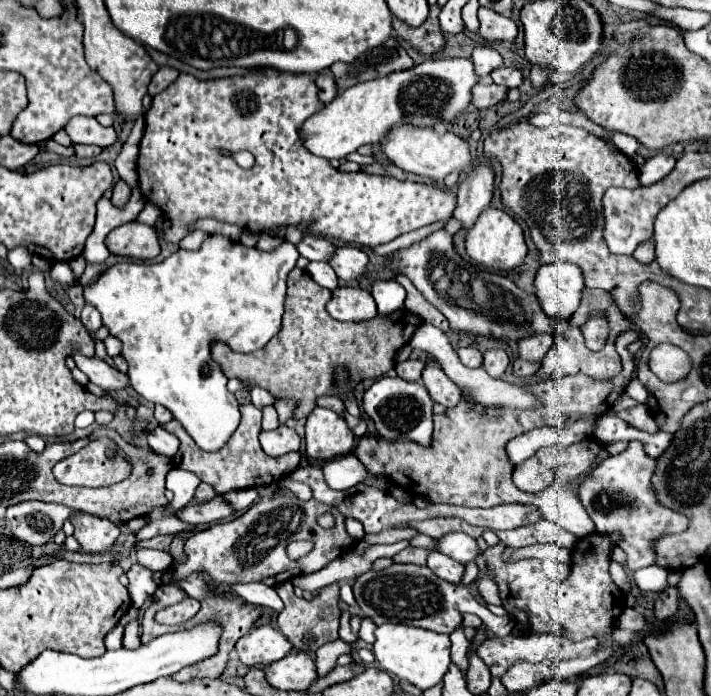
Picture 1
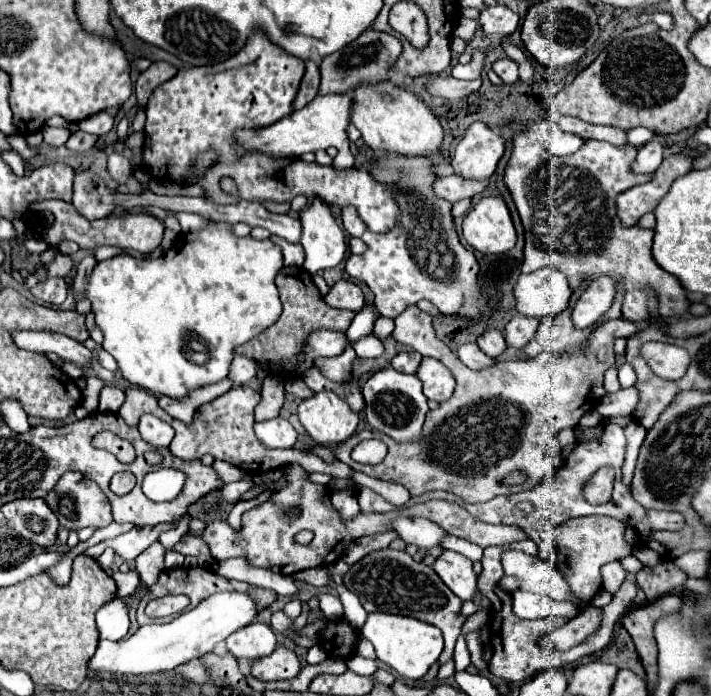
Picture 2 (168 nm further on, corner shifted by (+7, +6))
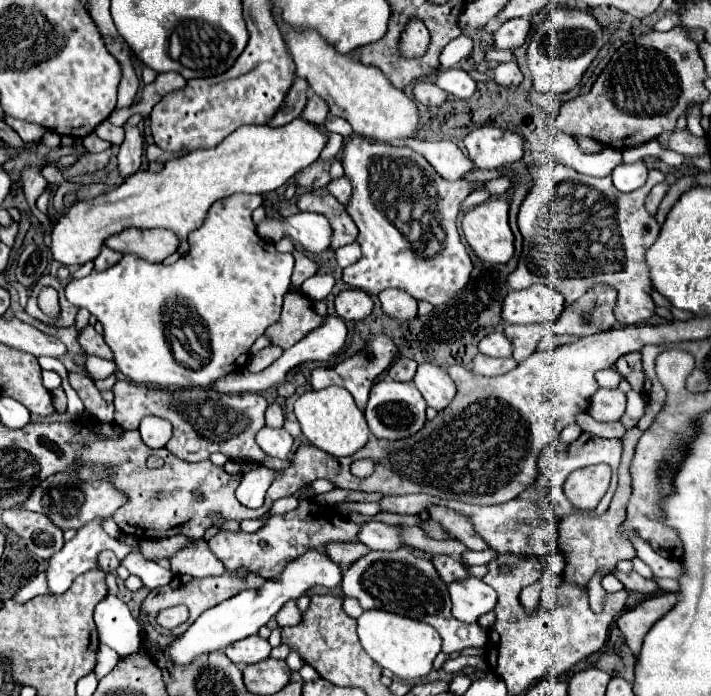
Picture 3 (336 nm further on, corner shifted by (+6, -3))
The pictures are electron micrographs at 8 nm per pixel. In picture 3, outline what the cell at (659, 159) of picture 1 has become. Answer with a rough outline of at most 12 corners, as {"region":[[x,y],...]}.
{"region":[[640,160],[612,170],[612,182],[620,192],[644,186],[648,166]]}

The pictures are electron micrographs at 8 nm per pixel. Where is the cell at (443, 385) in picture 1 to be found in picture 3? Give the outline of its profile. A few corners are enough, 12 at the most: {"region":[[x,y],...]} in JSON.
{"region":[[418,366],[414,386],[426,404],[444,410],[456,386],[442,366]]}

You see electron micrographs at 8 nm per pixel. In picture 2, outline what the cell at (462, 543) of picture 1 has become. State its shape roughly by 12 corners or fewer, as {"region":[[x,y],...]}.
{"region":[[395,517],[391,531],[405,543],[435,547],[447,535],[421,517]]}

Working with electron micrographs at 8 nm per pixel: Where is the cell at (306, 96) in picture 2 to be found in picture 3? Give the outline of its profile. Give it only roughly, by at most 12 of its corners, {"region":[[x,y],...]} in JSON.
{"region":[[296,78],[270,126],[302,116],[308,102],[306,80]]}

